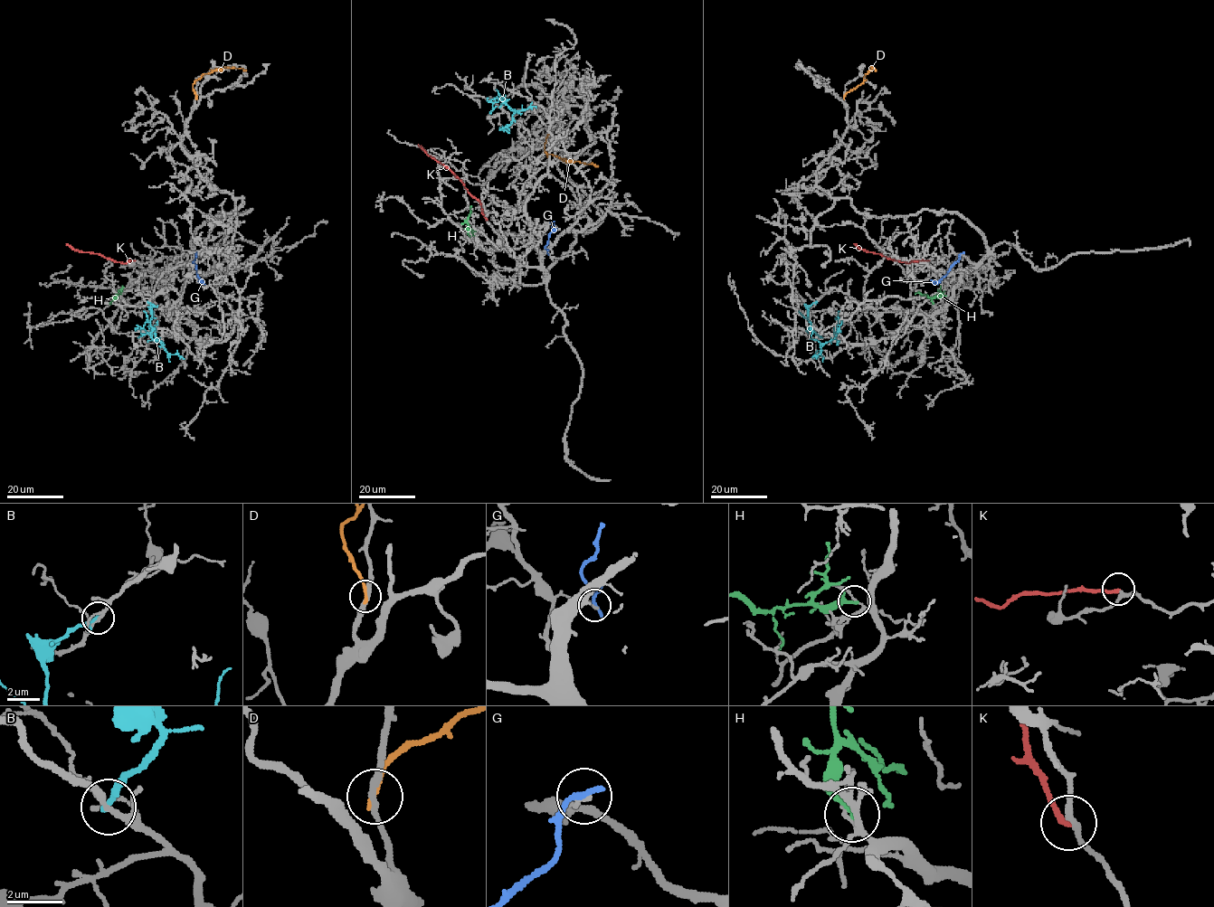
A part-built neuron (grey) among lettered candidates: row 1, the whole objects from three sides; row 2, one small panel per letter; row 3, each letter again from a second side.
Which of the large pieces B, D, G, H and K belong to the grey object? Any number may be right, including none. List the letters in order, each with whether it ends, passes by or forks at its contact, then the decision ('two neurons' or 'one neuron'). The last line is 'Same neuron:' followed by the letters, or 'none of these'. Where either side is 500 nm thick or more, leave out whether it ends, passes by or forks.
B: it ends there; two neurons
D: it ends there; two neurons
G: it ends there; two neurons
H: it ends there; two neurons
K: it ends there; two neurons
Same neuron: none of these

